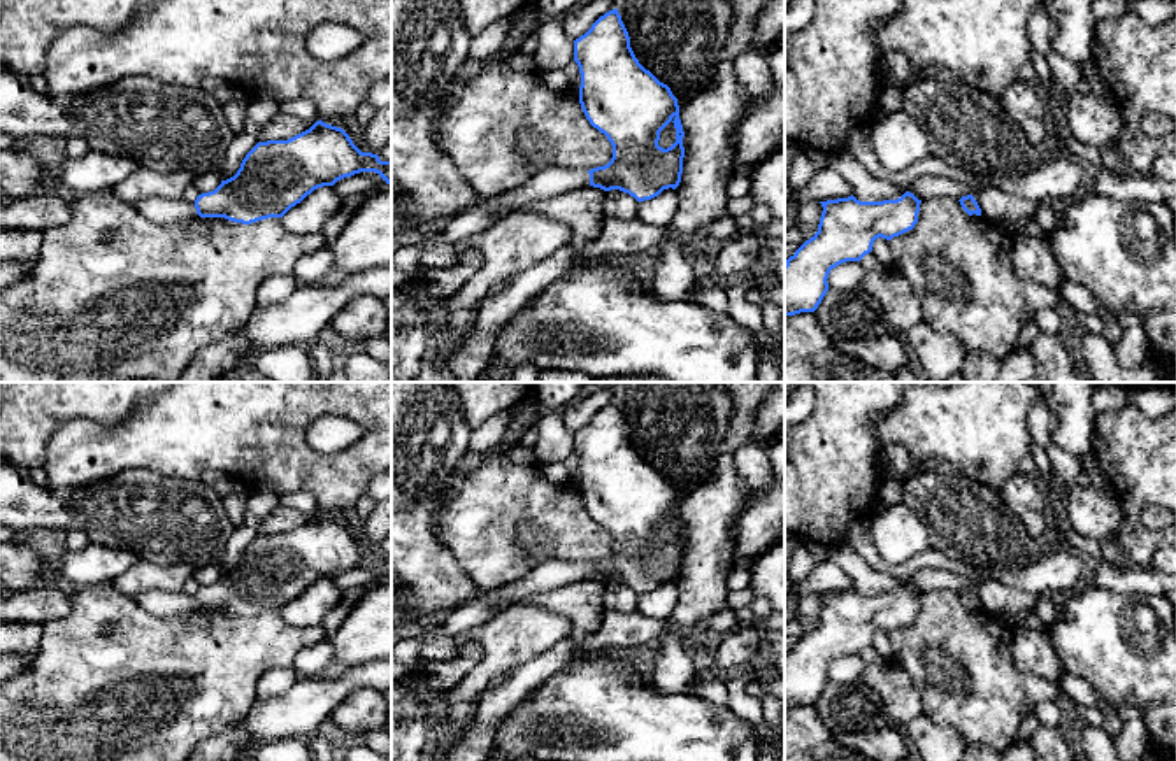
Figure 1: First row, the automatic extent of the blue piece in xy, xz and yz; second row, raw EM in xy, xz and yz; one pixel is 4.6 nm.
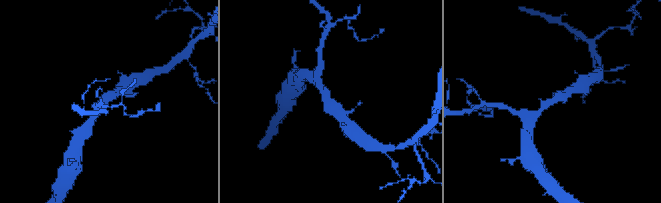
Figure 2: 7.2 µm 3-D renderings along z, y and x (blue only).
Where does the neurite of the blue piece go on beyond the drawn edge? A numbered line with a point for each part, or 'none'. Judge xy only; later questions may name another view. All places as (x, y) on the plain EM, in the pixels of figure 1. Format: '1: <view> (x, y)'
1: xy (158, 602)

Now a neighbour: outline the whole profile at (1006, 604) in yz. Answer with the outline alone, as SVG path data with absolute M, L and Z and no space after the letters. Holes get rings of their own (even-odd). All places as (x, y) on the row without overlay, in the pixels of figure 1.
M986 580L983 584L972 586L972 589L981 601L981 610L1009 628L1016 628L1020 615L1034 610L1039 600L1039 594L1016 589L997 580Z

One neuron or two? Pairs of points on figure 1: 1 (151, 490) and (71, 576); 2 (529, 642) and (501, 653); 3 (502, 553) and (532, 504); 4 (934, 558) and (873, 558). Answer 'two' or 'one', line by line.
1: two
2: one
3: one
4: one

